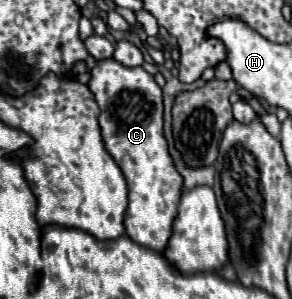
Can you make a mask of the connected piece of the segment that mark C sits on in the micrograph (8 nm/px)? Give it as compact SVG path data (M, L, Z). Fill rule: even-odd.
M87 59L87 65L91 71L89 89L101 107L99 125L105 147L121 167L129 189L129 205L123 221L125 233L143 247L163 251L171 237L171 223L177 215L183 179L173 167L167 141L163 137L161 87L143 67L131 69L115 59Z

